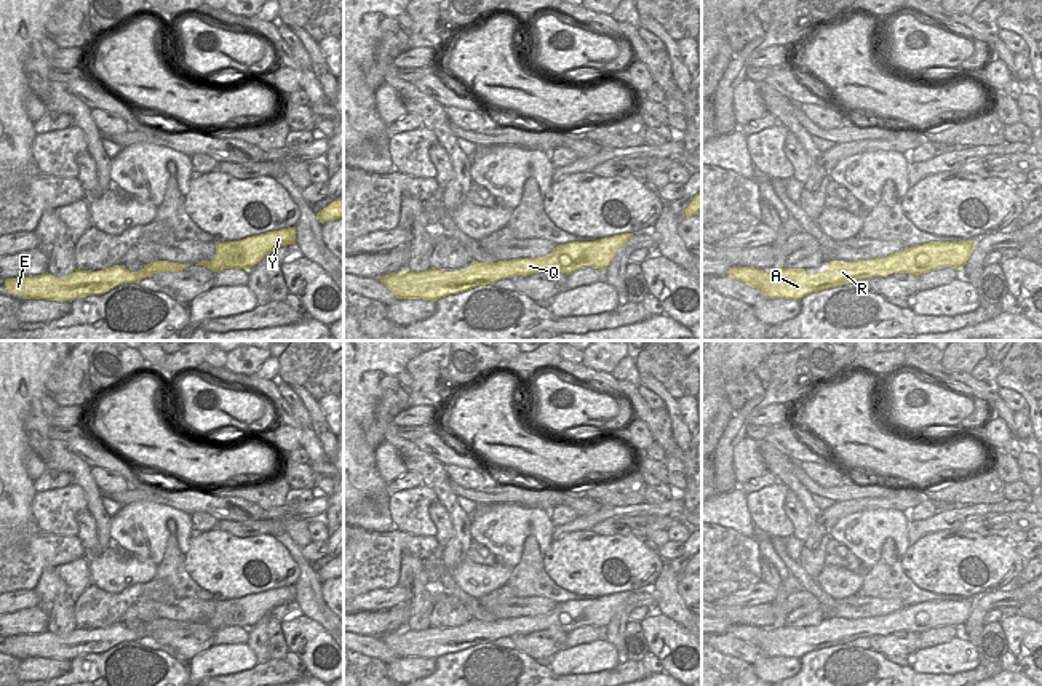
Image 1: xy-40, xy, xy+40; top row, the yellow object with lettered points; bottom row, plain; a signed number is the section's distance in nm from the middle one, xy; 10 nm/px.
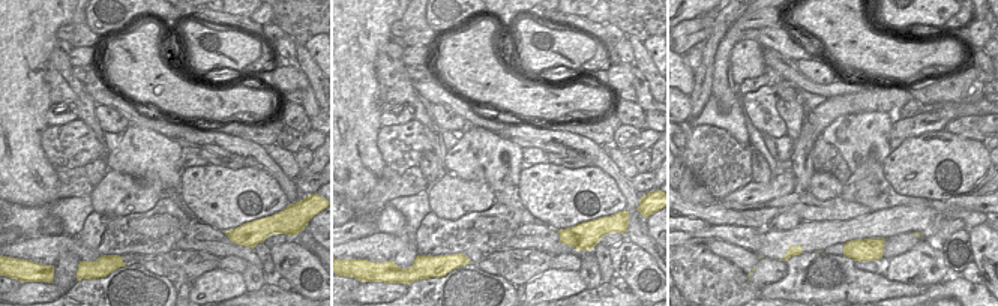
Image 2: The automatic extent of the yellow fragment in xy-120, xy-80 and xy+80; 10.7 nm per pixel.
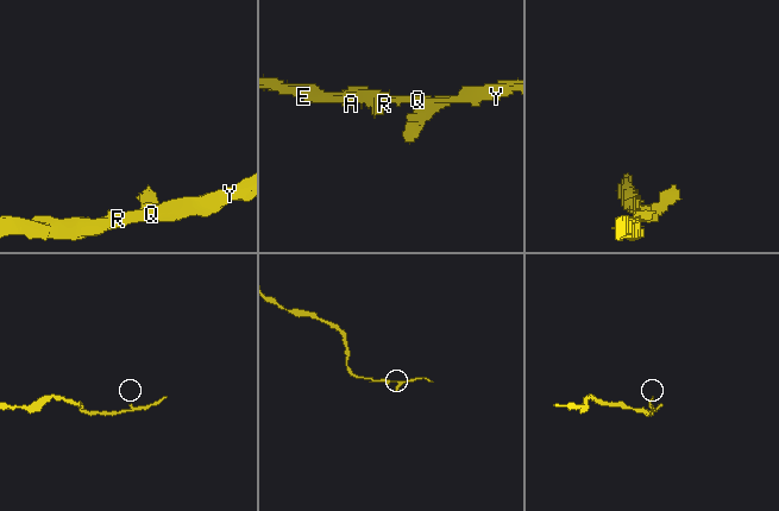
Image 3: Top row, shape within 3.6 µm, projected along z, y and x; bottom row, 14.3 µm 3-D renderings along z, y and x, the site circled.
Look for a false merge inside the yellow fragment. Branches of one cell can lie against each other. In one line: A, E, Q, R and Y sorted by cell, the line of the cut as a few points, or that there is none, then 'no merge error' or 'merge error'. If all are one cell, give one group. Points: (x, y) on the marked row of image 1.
groups A E Q R Y; cut none; no merge error

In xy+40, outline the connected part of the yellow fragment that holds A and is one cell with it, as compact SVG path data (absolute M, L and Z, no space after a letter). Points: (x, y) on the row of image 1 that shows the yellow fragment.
M975 240L930 241L905 248L887 257L855 262L829 261L829 267L818 273L807 273L805 269L764 272L754 267L732 267L727 275L759 289L766 297L801 299L812 293L871 277L922 275L941 267L960 270L973 249Z

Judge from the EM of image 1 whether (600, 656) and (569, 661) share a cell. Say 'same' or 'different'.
same

